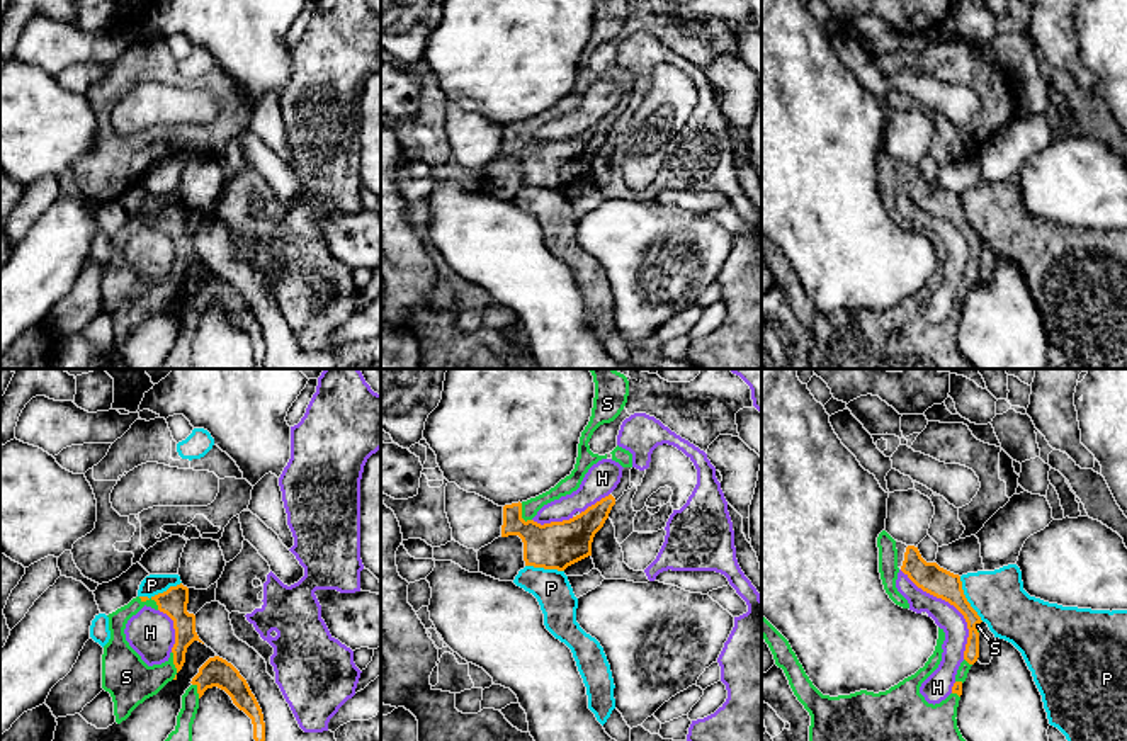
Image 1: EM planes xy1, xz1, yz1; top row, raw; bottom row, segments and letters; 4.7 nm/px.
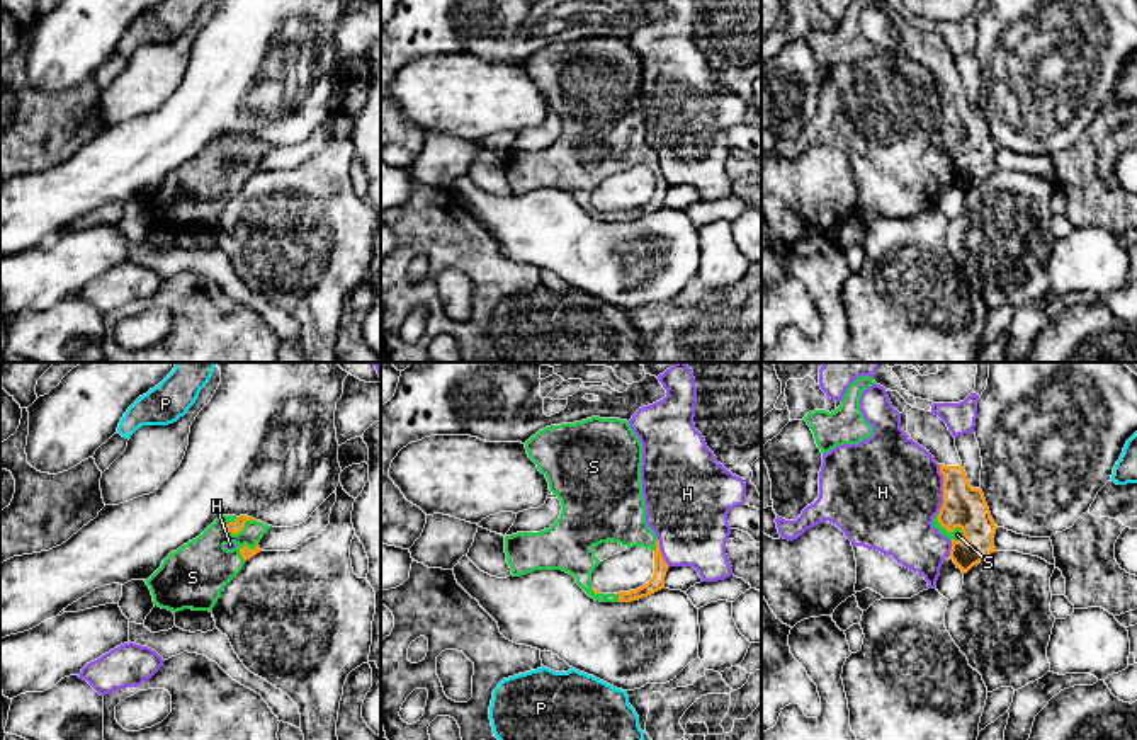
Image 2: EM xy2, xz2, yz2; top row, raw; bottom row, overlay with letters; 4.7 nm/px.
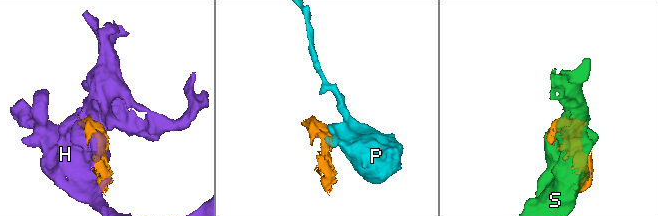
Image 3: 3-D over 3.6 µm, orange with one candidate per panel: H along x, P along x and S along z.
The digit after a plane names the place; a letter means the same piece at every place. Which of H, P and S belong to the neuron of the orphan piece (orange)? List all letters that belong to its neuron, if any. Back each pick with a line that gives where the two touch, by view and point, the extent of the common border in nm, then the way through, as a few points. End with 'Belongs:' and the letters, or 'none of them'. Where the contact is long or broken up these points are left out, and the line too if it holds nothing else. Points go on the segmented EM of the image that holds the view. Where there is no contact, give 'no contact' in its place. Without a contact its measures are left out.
S: contact xy2 (243, 526); length 180 nm
Belongs: S

